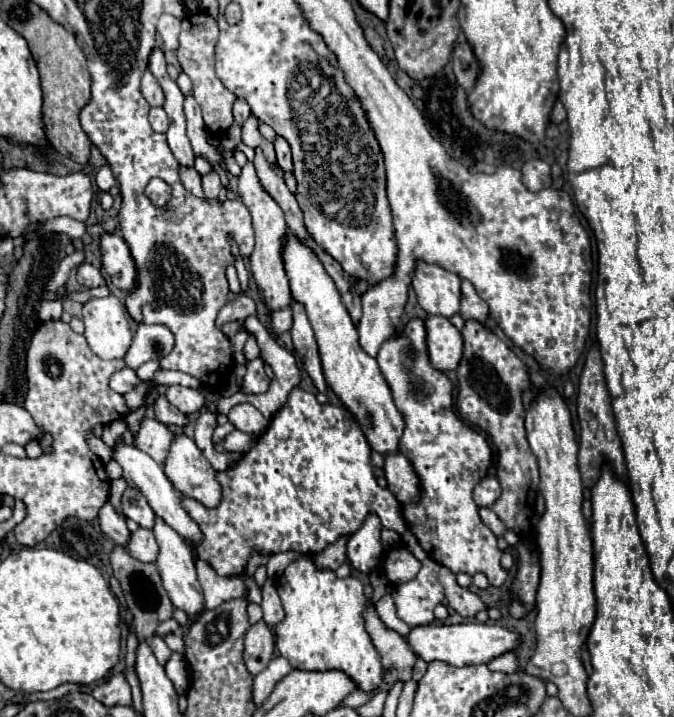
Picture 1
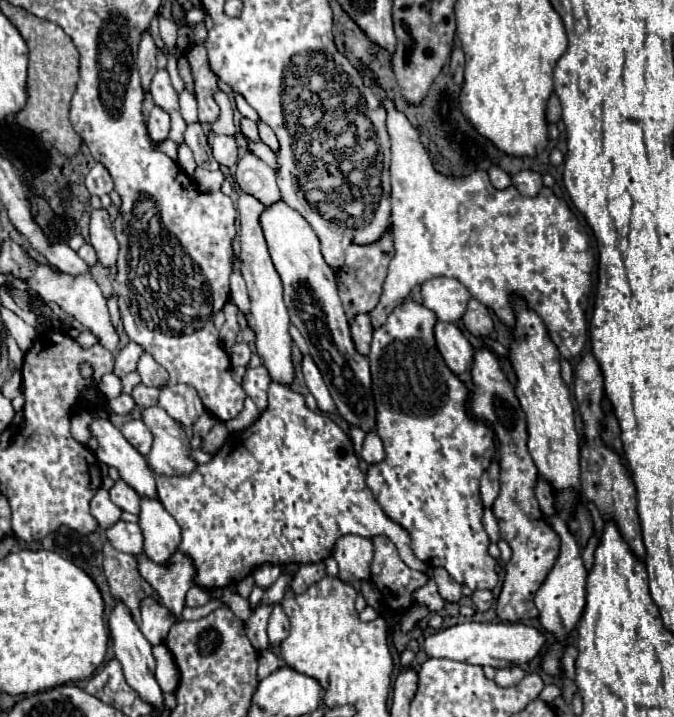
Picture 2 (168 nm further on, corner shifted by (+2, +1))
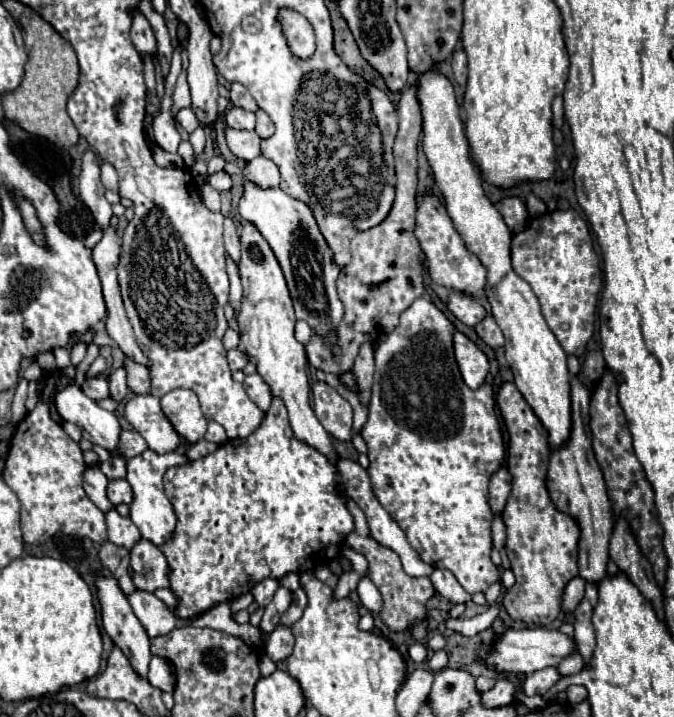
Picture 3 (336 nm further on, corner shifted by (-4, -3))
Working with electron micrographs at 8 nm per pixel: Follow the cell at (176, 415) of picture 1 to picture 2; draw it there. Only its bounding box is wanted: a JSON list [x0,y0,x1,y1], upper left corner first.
[131,384,159,406]

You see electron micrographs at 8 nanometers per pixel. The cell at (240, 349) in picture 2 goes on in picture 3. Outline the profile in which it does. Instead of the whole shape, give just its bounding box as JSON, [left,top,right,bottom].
[227,348,249,370]

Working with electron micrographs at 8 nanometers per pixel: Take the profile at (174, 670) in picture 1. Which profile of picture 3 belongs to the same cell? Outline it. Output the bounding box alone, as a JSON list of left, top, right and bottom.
[147,656,175,692]

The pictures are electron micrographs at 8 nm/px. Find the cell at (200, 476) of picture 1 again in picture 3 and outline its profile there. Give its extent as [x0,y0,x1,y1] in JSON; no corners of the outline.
[125,394,181,454]

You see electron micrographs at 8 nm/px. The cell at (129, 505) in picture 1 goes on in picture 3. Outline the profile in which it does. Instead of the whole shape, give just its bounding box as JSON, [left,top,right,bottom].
[107,480,133,506]

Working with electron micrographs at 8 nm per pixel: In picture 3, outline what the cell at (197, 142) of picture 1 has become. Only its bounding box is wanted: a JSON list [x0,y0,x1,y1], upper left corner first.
[209,170,231,192]

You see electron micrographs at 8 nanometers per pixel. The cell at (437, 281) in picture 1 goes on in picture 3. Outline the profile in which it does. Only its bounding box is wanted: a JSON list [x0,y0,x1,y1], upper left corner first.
[447,292,487,326]

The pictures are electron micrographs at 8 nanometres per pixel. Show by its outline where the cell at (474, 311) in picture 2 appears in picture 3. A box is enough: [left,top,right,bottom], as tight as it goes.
[475,316,503,348]

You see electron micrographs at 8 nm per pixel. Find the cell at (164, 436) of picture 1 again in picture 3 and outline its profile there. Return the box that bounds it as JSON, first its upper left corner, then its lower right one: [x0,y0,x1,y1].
[119,430,147,458]

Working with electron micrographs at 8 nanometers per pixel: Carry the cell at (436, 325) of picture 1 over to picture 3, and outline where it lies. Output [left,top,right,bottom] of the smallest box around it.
[453,332,489,388]

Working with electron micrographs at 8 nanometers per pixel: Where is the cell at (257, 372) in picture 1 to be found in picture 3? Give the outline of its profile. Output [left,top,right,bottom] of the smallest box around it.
[243,374,273,412]

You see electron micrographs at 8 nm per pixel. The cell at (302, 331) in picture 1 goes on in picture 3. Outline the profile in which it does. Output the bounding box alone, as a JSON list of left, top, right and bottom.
[311,382,351,440]

